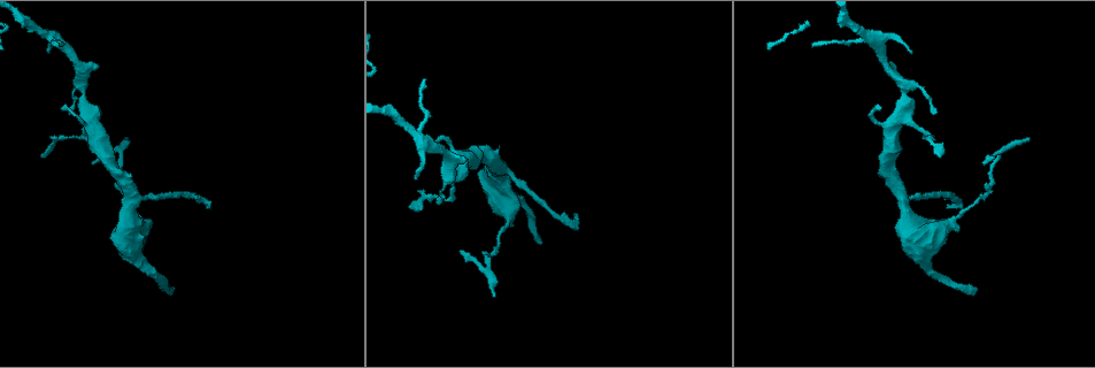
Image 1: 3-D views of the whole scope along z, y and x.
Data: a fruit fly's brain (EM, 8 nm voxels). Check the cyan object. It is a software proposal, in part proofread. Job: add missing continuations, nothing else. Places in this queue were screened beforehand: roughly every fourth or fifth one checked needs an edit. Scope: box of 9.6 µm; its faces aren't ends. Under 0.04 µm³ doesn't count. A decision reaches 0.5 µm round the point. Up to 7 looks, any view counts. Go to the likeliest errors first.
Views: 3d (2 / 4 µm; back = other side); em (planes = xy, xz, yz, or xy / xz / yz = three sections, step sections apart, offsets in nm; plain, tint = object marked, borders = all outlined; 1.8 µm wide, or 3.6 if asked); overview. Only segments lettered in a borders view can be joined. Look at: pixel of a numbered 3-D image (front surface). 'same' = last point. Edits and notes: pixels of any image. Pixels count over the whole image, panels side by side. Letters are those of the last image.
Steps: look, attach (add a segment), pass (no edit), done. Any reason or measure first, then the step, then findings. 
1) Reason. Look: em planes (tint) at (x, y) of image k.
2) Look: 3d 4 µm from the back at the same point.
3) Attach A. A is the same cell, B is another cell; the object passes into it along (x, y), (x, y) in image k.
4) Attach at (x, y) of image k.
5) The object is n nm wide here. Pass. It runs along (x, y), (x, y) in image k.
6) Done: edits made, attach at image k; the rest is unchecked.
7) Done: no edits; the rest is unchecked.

Free end. Look: 3d 2 µm at (538, 241) of image 1.

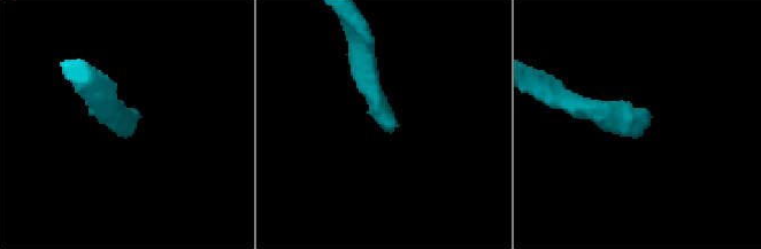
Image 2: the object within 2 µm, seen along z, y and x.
Shape alone is not enough. Look: em planes (borders) at (639, 136) of image 2.

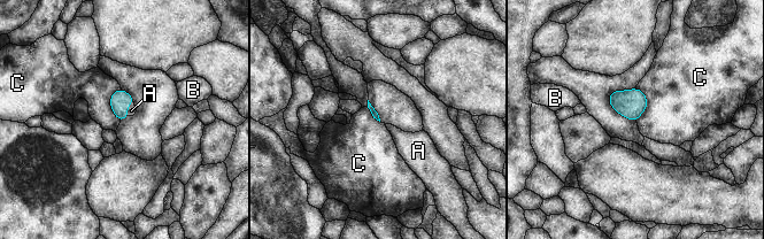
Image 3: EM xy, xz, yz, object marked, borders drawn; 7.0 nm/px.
The longest contact is with C, 240 nm. Attach A. A is the same cell, B and C are other cells; it goes on there.

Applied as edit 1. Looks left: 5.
Tapers out. Look: 3d 4 µm at (574, 216) of image 1.

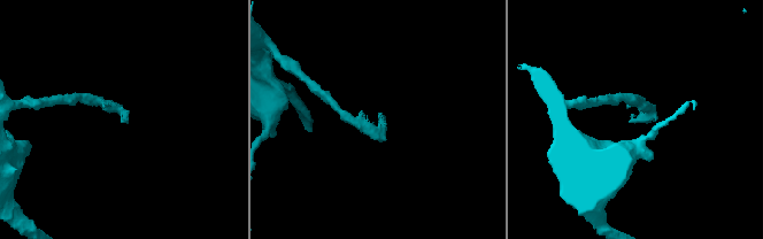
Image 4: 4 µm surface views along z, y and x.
Look: em xy step 16 (tint) at (378, 115) of image 4.

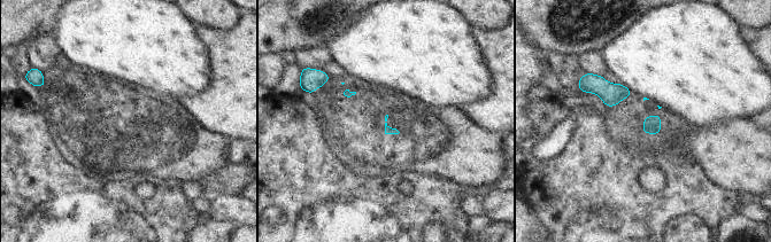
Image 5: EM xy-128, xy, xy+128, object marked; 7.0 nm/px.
Cut it another way. Look: em planes (borders) at the same point.

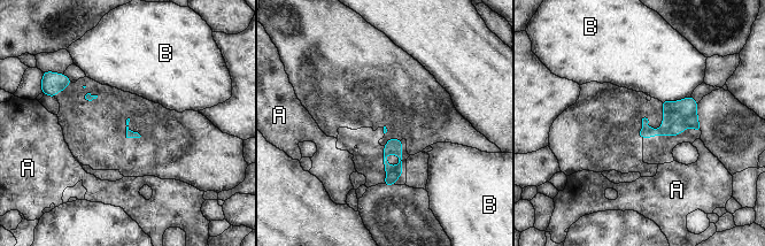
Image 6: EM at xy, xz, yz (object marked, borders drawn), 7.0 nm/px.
Pass. A and B are other cells; a border runs along (690, 95), (684, 99), (661, 101) in image 6; none of them fits.

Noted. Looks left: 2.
An open end. Look: em xy step 4 (tint) at (48, 50) of image 1.

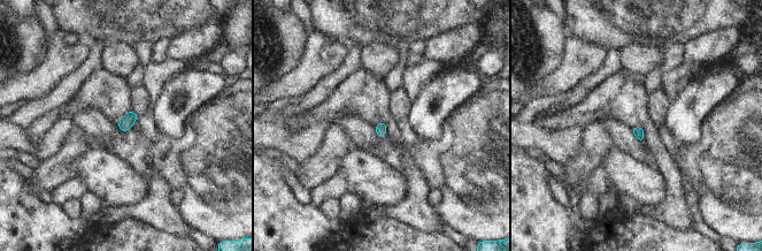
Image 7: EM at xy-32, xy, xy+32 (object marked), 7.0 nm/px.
Look: em planes (borders) at the same point.

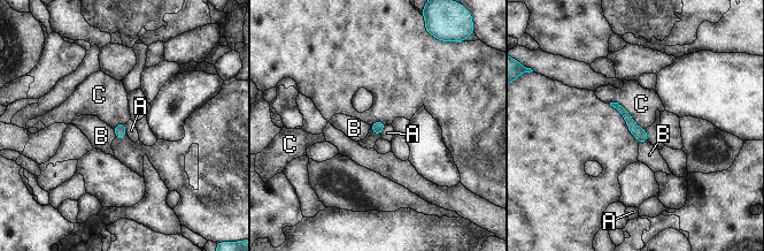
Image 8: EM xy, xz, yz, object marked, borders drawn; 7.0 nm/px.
Pass. A, B and C are other cells; it runs along (619, 107), (631, 124), (645, 138) in image 8; no lettered segment goes on from it.

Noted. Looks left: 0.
Done: edits made, attach at image 3; the rest is unchecked.

